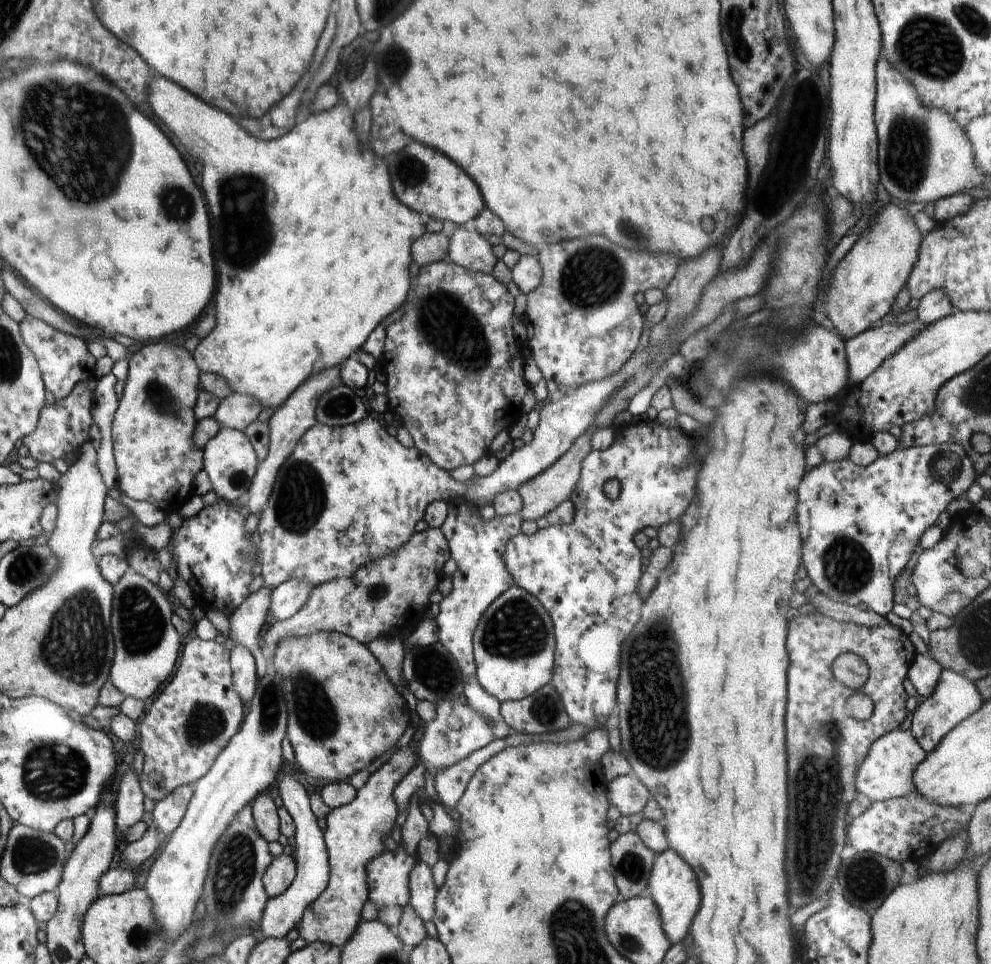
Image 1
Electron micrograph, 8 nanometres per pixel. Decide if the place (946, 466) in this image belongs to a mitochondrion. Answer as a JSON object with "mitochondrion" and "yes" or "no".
{"mitochondrion":"yes"}

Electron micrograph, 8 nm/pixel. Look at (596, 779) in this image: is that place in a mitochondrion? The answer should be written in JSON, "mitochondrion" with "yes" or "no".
{"mitochondrion":"no"}

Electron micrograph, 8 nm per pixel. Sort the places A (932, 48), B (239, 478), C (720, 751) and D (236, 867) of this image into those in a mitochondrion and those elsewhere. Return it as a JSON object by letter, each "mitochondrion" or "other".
{"A":"mitochondrion","B":"mitochondrion","C":"other","D":"mitochondrion"}

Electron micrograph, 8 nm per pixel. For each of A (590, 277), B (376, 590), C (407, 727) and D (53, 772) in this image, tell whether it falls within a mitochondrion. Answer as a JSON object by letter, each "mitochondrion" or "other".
{"A":"mitochondrion","B":"mitochondrion","C":"other","D":"mitochondrion"}

